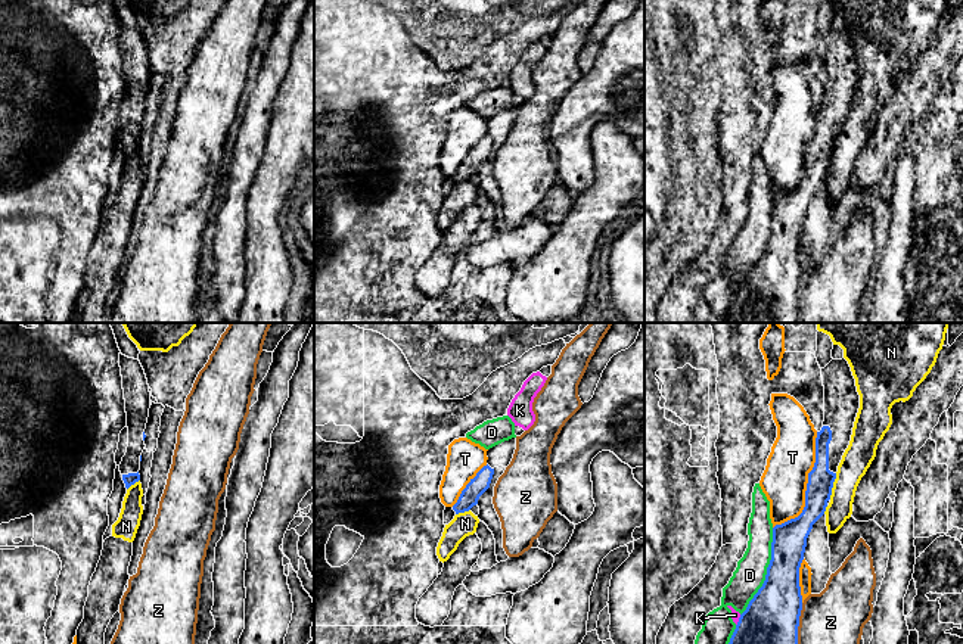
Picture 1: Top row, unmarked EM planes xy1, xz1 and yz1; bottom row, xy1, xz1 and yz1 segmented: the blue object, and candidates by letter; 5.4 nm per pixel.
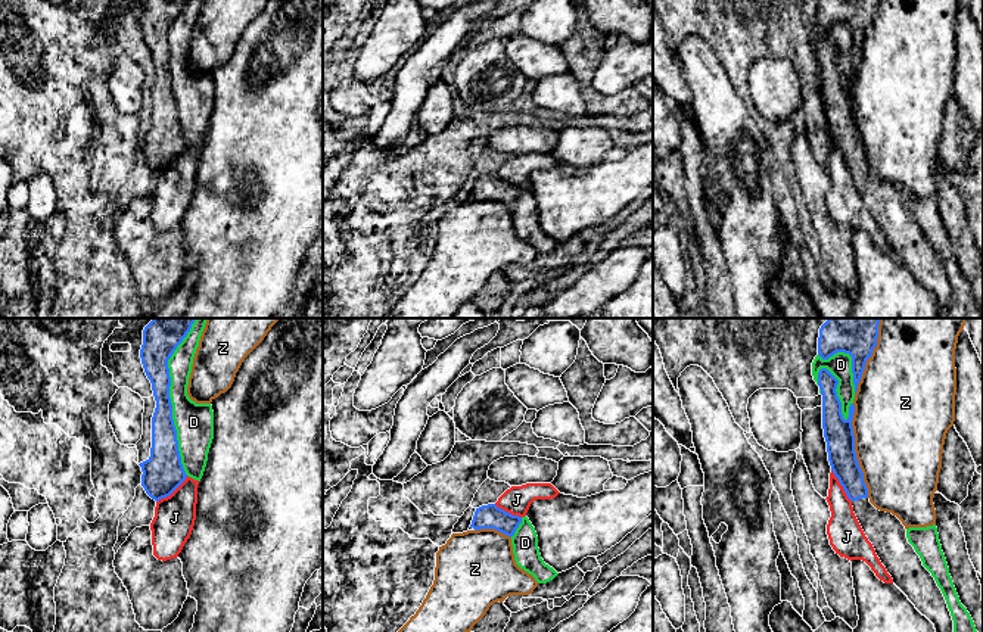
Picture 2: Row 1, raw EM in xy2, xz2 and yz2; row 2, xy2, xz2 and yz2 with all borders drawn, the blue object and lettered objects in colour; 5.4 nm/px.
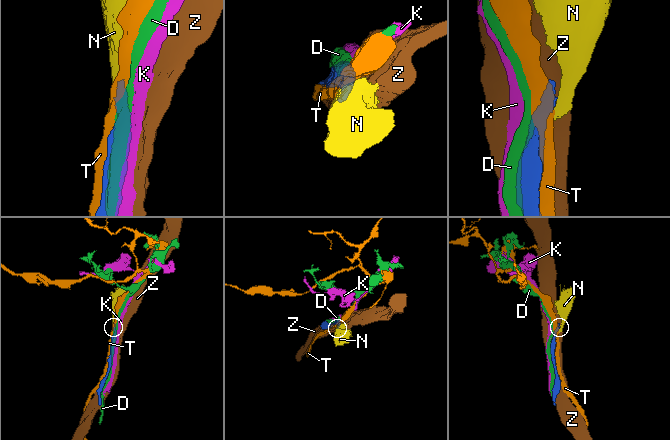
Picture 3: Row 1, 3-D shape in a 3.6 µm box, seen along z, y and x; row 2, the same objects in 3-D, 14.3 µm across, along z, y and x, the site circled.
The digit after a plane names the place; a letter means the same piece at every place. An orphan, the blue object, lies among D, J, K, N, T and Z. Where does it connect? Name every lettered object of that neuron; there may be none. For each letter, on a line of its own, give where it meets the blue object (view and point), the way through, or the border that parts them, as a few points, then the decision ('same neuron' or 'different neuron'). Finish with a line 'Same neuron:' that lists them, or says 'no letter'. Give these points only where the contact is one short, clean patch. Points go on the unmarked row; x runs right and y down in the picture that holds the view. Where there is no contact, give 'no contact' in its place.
D: meets blue in xy2 at (170, 72); different neuron
J: meets blue in xy2 at (171, 162); different neuron
K: meets blue in yz1 at (739, 291); different neuron
N: meets blue in yz1 at (832, 156); border along yz1 (836, 143), (829, 168); different neuron
T: meets blue in yz1 at (807, 156); different neuron
Z: meets blue in yz2 at (854, 121); different neuron
Same neuron: no letter

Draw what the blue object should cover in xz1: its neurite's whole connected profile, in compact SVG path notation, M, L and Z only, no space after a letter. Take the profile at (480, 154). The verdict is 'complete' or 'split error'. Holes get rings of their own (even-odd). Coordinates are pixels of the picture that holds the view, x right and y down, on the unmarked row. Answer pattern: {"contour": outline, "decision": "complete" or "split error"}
{"contour": "M484 136L473 149L462 161L457 172L453 175L456 184L469 181L478 174L479 167L490 158L494 139Z", "decision": "complete"}

